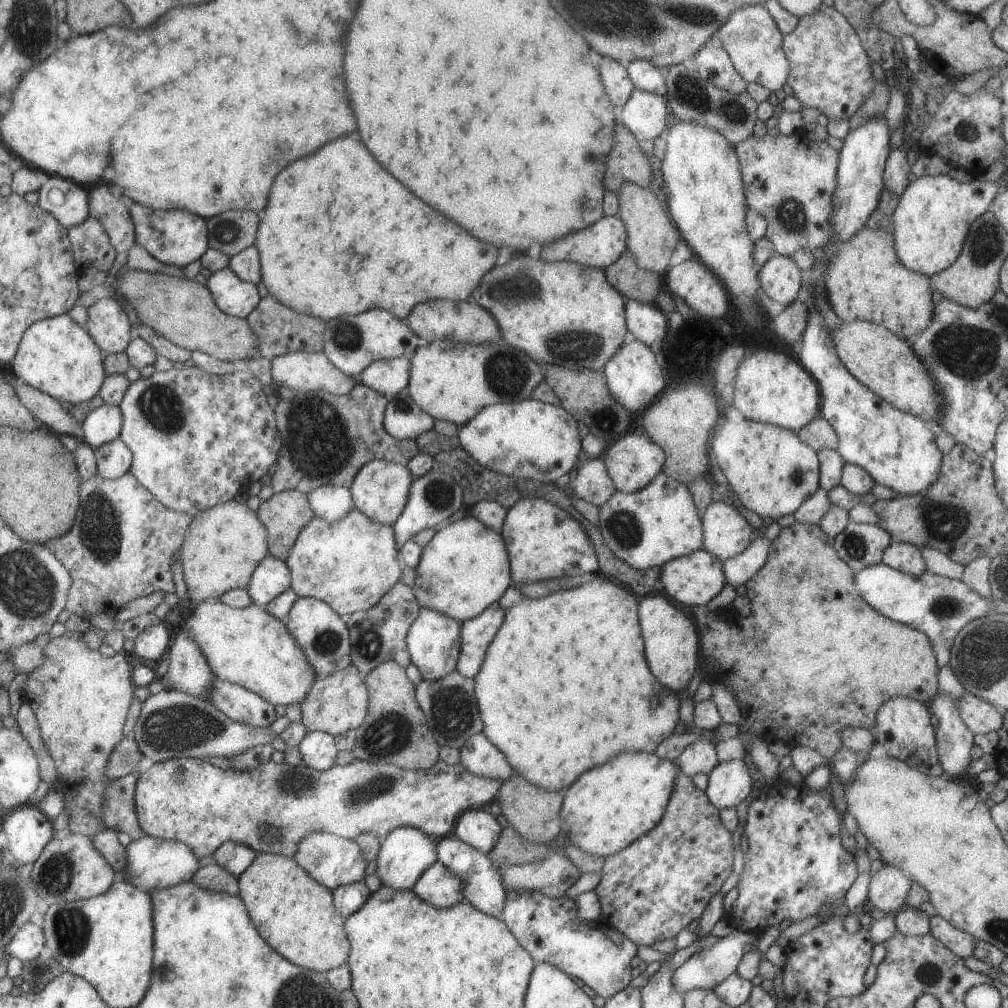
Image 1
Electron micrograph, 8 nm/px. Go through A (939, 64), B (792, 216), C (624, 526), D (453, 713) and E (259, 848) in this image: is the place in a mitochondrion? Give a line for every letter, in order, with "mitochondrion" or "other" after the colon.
A: other
B: mitochondrion
C: mitochondrion
D: mitochondrion
E: other

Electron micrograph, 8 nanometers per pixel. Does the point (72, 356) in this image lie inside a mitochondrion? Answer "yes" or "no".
no

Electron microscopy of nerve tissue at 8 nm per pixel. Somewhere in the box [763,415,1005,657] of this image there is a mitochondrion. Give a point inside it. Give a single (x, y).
(943, 523)

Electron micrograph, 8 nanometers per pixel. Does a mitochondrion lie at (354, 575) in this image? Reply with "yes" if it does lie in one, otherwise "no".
no

